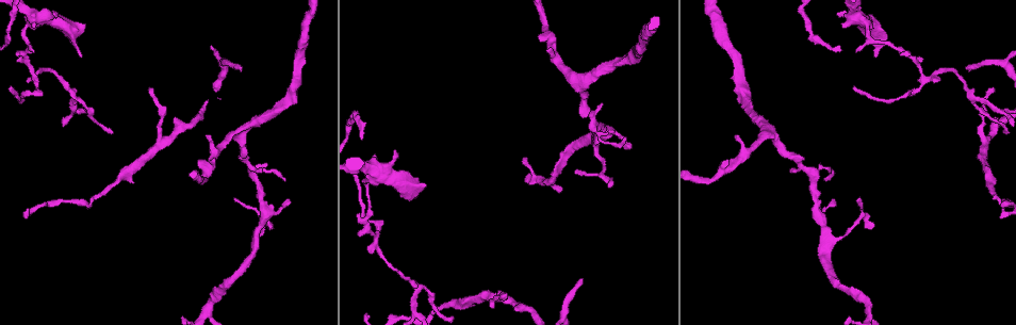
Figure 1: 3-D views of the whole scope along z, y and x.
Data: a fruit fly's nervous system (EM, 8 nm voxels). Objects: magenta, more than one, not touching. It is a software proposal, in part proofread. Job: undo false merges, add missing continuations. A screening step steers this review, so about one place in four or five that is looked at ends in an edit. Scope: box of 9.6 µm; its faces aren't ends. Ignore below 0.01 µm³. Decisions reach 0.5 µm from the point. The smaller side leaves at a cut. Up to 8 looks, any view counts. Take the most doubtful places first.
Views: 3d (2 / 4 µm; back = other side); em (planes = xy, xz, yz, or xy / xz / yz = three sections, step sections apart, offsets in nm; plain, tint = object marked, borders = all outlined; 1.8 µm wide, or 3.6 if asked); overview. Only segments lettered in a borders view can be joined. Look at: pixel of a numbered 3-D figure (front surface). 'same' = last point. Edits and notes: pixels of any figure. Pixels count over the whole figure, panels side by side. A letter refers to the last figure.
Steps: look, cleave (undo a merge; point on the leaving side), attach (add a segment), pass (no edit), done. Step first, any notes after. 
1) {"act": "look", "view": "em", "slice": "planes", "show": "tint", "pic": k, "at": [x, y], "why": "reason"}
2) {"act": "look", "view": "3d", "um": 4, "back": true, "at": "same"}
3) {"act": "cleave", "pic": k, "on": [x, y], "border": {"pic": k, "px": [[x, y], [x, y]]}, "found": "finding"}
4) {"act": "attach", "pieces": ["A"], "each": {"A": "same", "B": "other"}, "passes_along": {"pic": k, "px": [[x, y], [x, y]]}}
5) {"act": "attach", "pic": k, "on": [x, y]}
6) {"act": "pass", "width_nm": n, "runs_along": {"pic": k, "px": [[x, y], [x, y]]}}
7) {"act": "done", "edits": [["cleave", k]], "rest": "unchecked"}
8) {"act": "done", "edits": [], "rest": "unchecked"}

{"act": "look", "view": "3d", "um": 2, "pic": 1, "at": [582, 280], "why": "free end"}

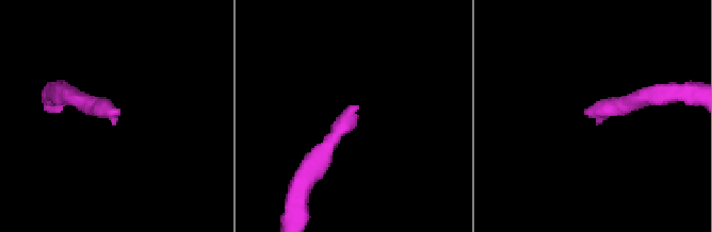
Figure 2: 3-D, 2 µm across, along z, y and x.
{"act": "look", "view": "em", "slice": "planes", "show": "borders", "pic": 2, "at": [356, 107], "why": "shape alone is not enough"}

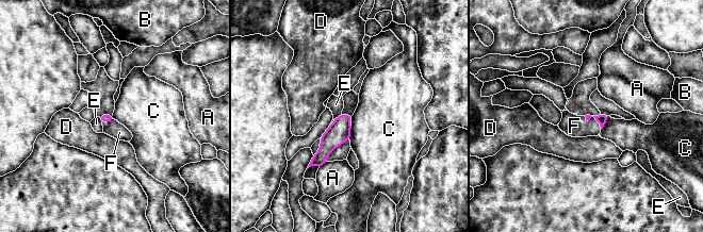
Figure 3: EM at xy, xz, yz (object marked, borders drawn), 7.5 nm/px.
{"act": "attach", "pieces": ["F"], "longest_contact_nm": ["F", 170], "each": {"A": "other", "B": "other", "C": "other", "D": "other", "E": "other", "F": "same"}, "found": "the neuron continues"}

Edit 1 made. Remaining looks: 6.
{"act": "look", "view": "3d", "um": 2, "pic": 1, "at": [254, 239], "why": "two arms in line, one across"}

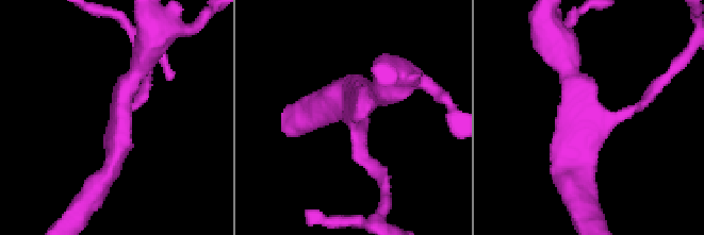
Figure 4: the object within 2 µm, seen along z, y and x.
{"act": "look", "view": "em", "slice": "planes", "show": "borders", "pic": 4, "at": [123, 109]}

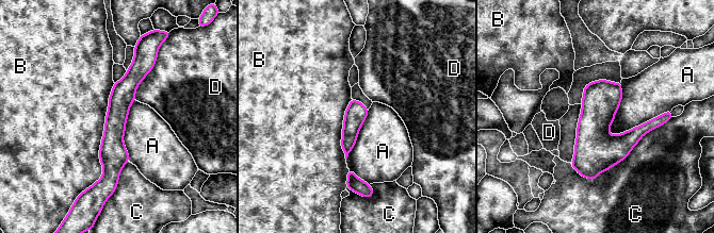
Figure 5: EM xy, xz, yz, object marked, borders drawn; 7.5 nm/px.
{"act": "pass", "longest_contact_nm": ["C", 850], "each": {"A": "other", "B": "other", "C": "other", "D": "other"}, "found": "continuous, no second neuron"}

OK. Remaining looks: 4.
{"act": "look", "view": "overview", "why": "redraw"}

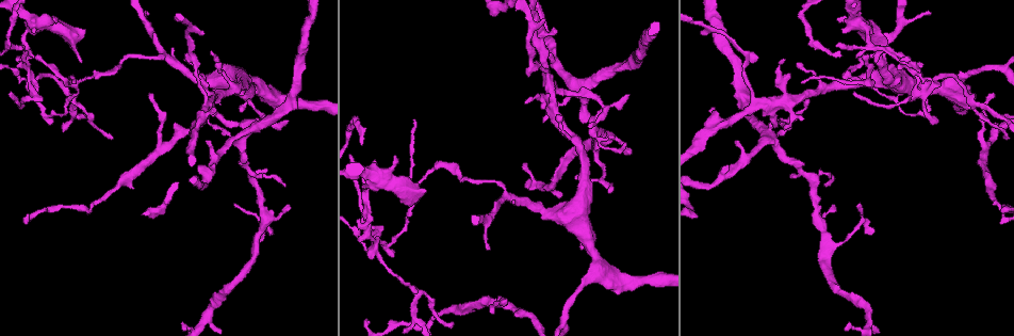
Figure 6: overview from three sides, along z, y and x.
{"act": "look", "view": "em", "slice": "planes", "show": "borders", "pic": 6, "at": [151, 95], "why": "thin end"}

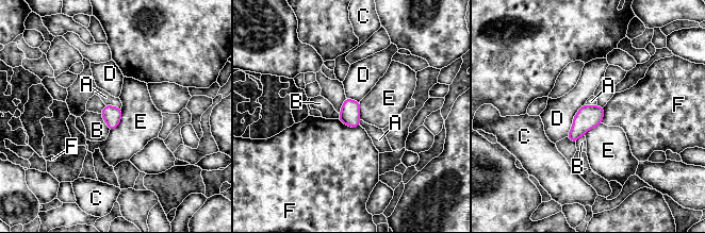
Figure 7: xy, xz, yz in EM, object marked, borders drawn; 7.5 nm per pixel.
{"act": "pass", "each": {"A": "other", "B": "other", "C": "other", "D": "other", "E": "other", "F": "other"}, "border": {"pic": 7, "px": [[105, 104], [112, 104], [120, 109]]}, "found": "no lettered segment goes on from it"}

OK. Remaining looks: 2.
{"act": "done", "edits": [["attach", 3]], "rest": "unchecked"}

